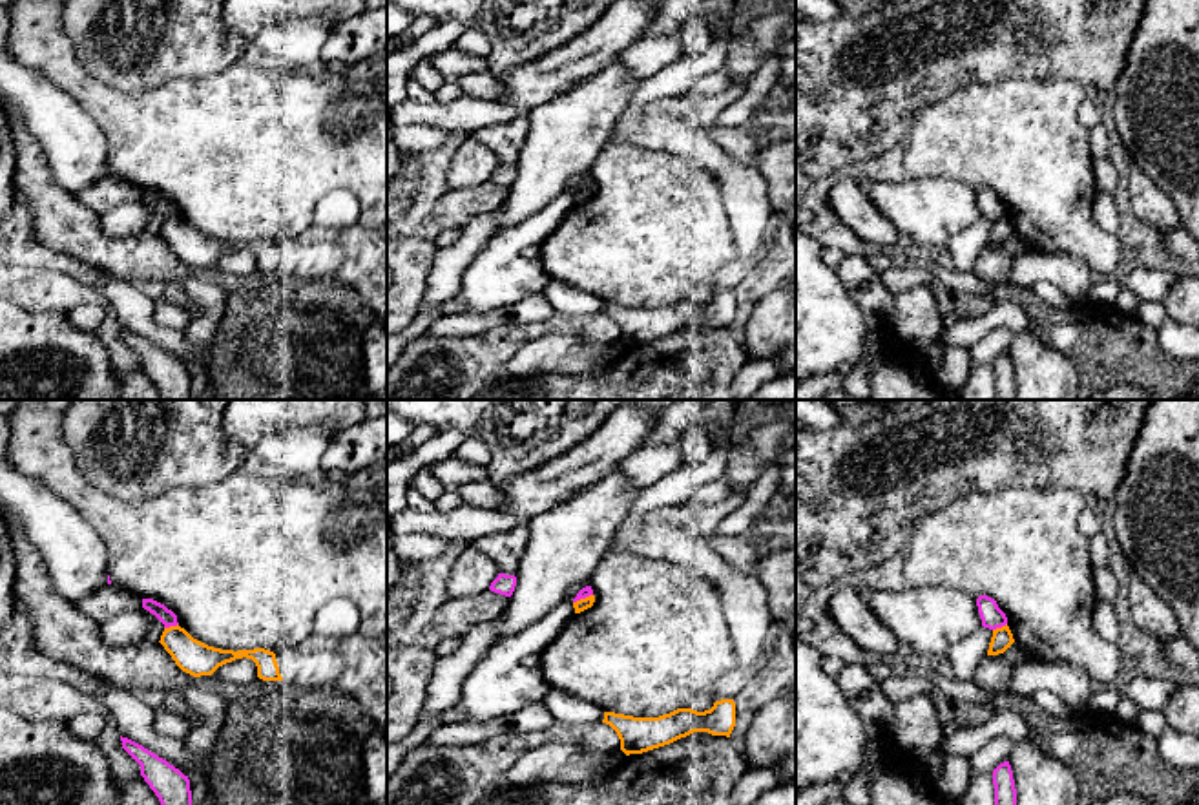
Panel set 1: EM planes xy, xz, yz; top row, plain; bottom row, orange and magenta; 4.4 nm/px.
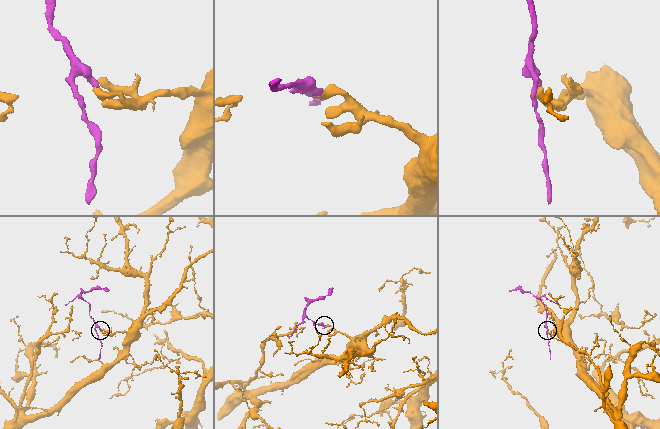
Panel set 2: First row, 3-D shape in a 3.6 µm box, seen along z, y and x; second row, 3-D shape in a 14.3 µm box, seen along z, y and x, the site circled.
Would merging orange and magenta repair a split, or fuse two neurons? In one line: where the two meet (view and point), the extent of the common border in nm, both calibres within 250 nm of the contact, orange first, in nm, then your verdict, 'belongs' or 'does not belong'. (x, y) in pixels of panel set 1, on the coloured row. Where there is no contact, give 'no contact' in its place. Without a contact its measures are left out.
xy (170, 627) | 70 nm | 150/70 nm | does not belong

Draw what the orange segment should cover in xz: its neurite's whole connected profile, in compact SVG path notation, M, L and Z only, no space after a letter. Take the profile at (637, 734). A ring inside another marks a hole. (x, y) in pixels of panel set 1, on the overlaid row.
M721 699L704 712L677 708L659 717L633 717L604 712L602 723L617 732L620 750L626 756L642 754L670 745L693 732L730 737L735 727L735 703L734 699Z

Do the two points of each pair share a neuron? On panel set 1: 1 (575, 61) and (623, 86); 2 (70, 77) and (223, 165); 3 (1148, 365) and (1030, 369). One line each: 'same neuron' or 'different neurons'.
1: different neurons
2: same neuron
3: different neurons

